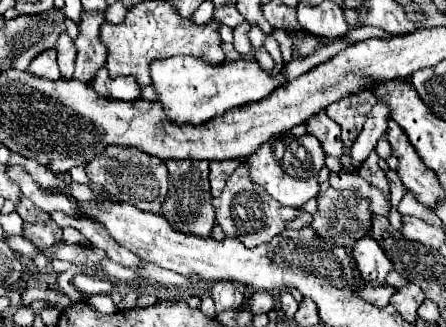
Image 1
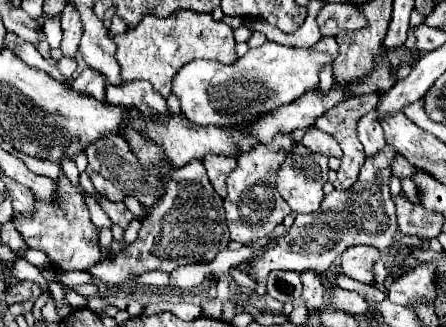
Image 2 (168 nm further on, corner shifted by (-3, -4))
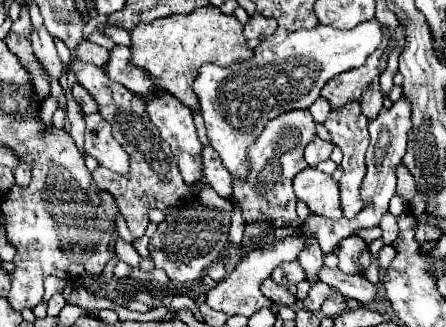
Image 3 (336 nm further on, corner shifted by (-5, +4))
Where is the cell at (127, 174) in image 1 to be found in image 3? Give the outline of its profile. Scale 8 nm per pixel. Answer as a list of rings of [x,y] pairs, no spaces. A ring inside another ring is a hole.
[[[96,112],[86,116],[86,152],[98,160],[100,166],[126,176],[130,172],[130,156],[128,152],[114,140],[112,126]]]

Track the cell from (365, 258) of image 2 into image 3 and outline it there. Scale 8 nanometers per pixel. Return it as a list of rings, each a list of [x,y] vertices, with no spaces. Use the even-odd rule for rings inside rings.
[[[348,236],[348,238],[344,238],[338,244],[338,252],[336,252],[338,260],[340,260],[338,268],[342,272],[346,272],[346,274],[356,274],[358,268],[360,268],[360,256],[364,254],[366,246],[368,244],[360,236]]]

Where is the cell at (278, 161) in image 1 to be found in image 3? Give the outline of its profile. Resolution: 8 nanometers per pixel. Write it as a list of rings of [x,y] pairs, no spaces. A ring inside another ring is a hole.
[[[304,168],[294,178],[294,192],[298,200],[304,200],[314,214],[338,220],[340,210],[340,190],[338,182],[318,168]]]

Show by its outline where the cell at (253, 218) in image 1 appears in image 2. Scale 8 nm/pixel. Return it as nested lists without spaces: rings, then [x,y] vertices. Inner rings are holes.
[[[280,134],[270,144],[256,144],[256,148],[250,148],[248,152],[238,156],[236,170],[226,178],[228,196],[224,198],[224,210],[228,216],[228,228],[232,240],[248,244],[252,240],[270,236],[272,230],[278,224],[282,224],[284,216],[290,214],[288,204],[284,202],[284,198],[276,188],[276,168],[284,164],[288,156],[286,152],[292,152],[292,148],[294,148],[292,134]]]

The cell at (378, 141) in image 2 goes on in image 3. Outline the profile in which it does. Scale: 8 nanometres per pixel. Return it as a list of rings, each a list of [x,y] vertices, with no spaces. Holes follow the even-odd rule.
[[[374,80],[370,88],[366,88],[366,92],[360,98],[360,104],[362,104],[362,114],[368,120],[374,120],[378,116],[378,112],[382,110],[382,92],[378,88],[378,80]]]

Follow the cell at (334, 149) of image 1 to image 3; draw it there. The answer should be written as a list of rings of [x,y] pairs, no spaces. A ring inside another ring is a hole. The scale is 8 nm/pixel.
[[[314,136],[314,140],[306,146],[304,150],[304,158],[308,162],[308,166],[316,166],[322,160],[330,158],[330,152],[334,150],[334,144],[328,140],[322,140],[320,136]]]

